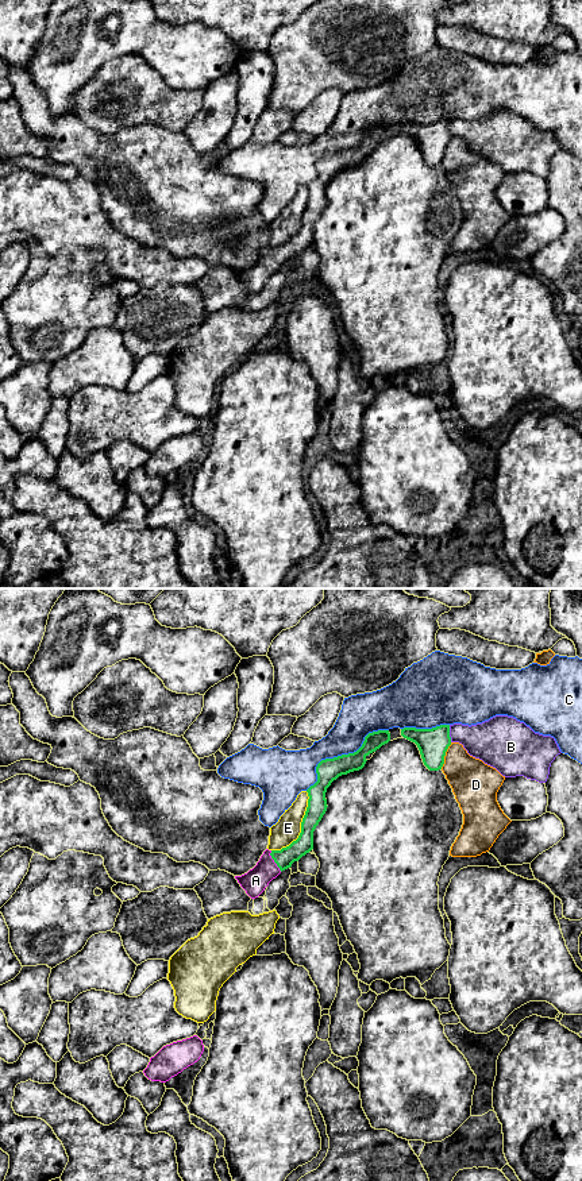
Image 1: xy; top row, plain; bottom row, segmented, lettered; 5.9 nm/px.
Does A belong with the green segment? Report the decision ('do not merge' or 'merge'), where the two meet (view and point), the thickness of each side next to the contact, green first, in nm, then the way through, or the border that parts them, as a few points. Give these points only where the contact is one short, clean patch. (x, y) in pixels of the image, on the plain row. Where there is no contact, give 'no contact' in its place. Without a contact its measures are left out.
merge; contact xy (274, 257); calibres 120 and 150 nm; way xy (284, 254), (274, 257), (255, 276)

